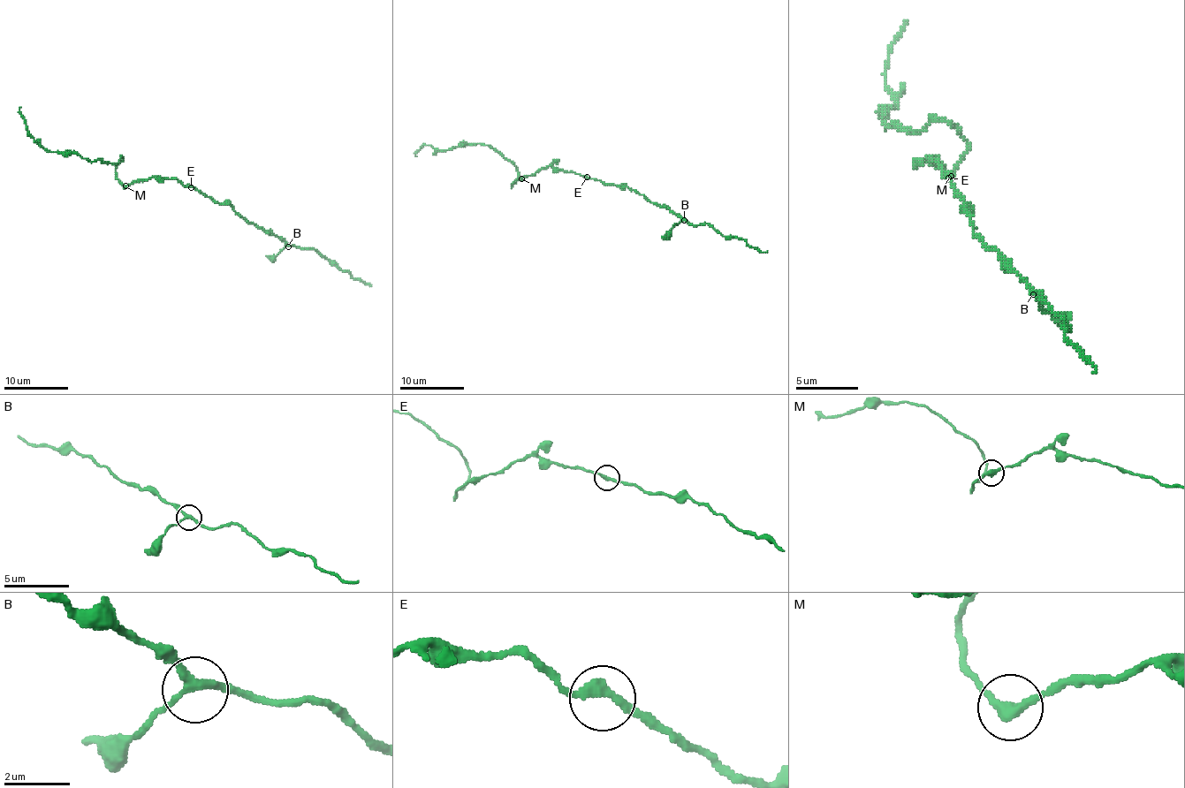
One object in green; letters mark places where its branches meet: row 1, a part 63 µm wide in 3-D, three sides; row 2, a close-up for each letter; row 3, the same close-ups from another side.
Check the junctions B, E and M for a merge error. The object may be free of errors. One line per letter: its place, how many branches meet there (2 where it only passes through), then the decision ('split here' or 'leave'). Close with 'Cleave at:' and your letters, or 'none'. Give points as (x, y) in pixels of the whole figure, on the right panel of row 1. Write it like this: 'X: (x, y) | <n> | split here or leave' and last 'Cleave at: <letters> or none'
B: (1033, 294) | 3 | leave
E: (948, 178) | 2 | leave
M: (951, 176) | 2 | split here
Cleave at: M

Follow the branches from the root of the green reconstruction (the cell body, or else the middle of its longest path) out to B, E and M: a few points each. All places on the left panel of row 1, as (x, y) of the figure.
B: (176, 179), (223, 205), (229, 205), (249, 222), (270, 231), (288, 246)
E: (176, 179), (191, 187)
M: (176, 179), (150, 178), (125, 185)

